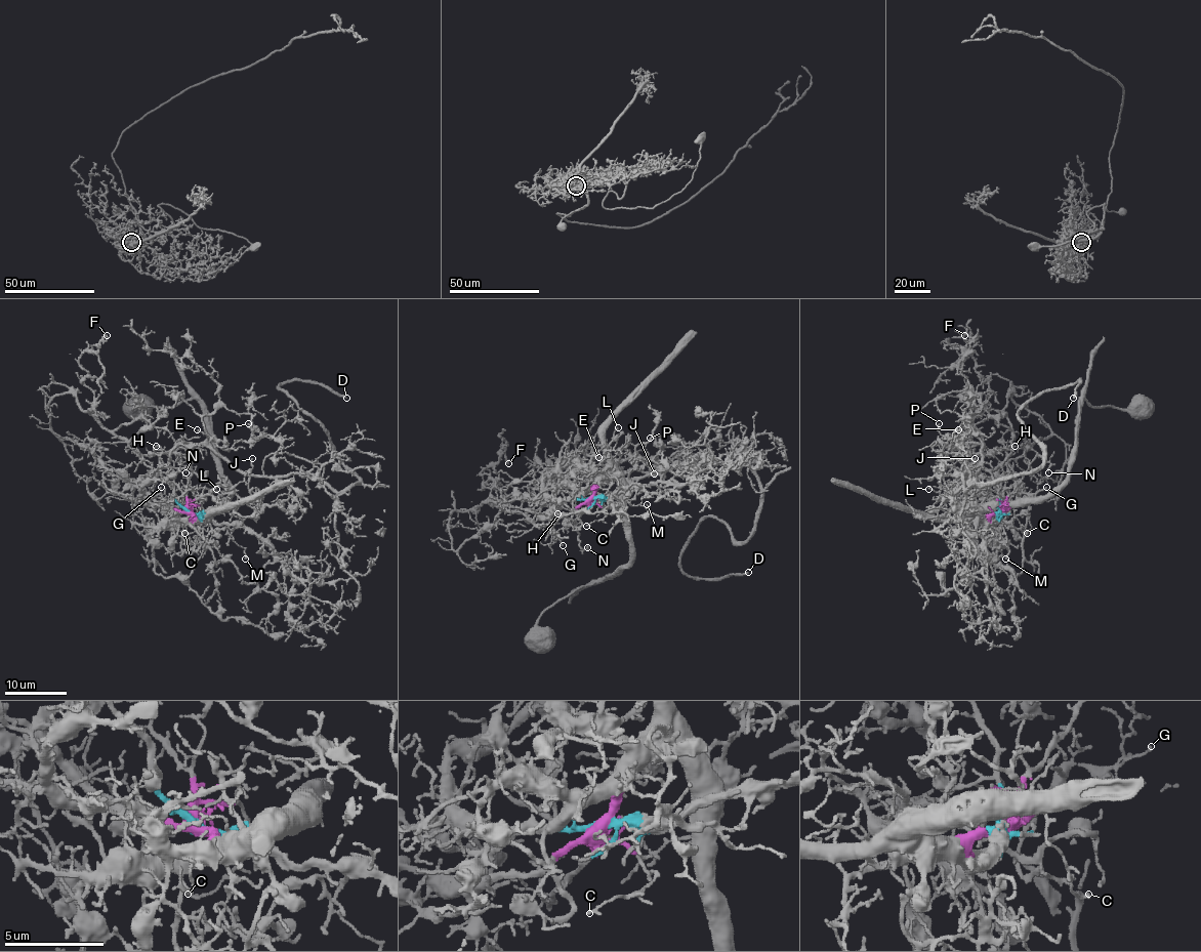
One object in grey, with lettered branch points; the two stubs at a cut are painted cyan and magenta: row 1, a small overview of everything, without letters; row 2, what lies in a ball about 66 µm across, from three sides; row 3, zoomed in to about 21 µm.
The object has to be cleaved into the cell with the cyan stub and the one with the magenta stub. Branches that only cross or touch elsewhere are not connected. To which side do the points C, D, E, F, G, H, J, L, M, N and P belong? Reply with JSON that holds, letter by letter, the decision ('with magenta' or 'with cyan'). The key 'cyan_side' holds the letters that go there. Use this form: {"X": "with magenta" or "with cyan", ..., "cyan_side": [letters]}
{"C": "with magenta", "D": "with cyan", "E": "with cyan", "F": "with cyan", "G": "with magenta", "H": "with cyan", "J": "with cyan", "L": "with magenta", "M": "with cyan", "N": "with magenta", "P": "with cyan", "cyan_side": ["D", "E", "F", "H", "J", "M", "P"]}

